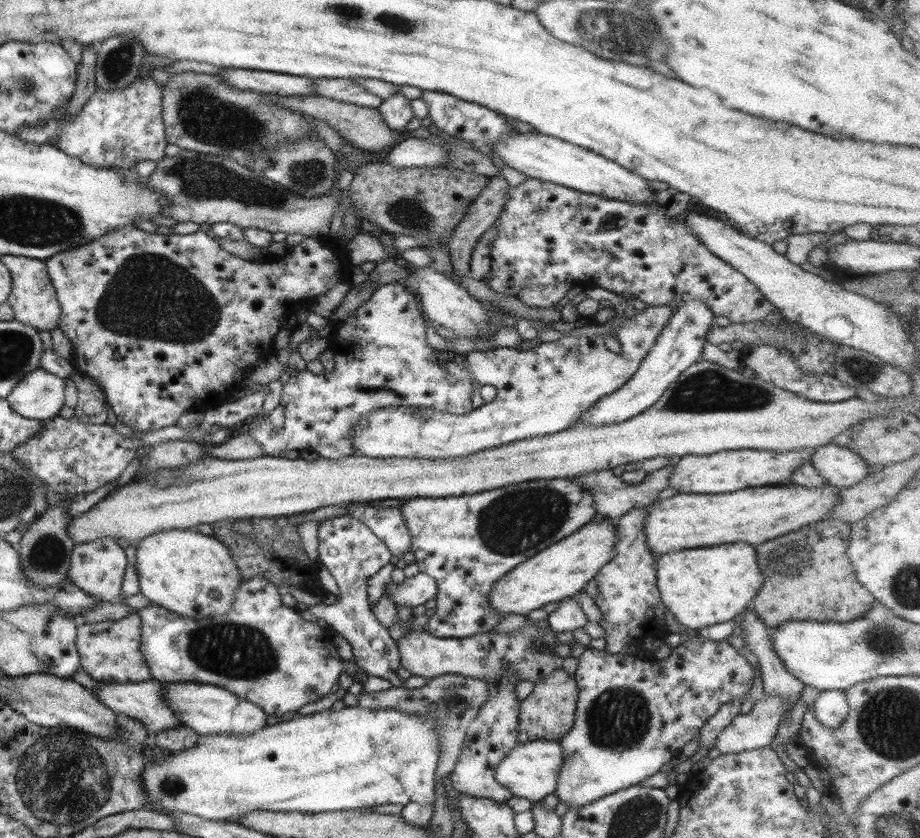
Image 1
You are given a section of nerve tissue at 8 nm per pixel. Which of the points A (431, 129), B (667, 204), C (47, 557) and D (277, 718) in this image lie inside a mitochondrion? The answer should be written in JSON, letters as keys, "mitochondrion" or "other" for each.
{"A":"other","B":"other","C":"mitochondrion","D":"other"}

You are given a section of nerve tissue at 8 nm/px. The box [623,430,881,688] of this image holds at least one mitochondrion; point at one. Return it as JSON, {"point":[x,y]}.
{"point":[799,549]}

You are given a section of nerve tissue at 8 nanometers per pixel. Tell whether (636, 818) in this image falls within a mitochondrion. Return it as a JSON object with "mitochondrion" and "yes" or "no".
{"mitochondrion":"yes"}

